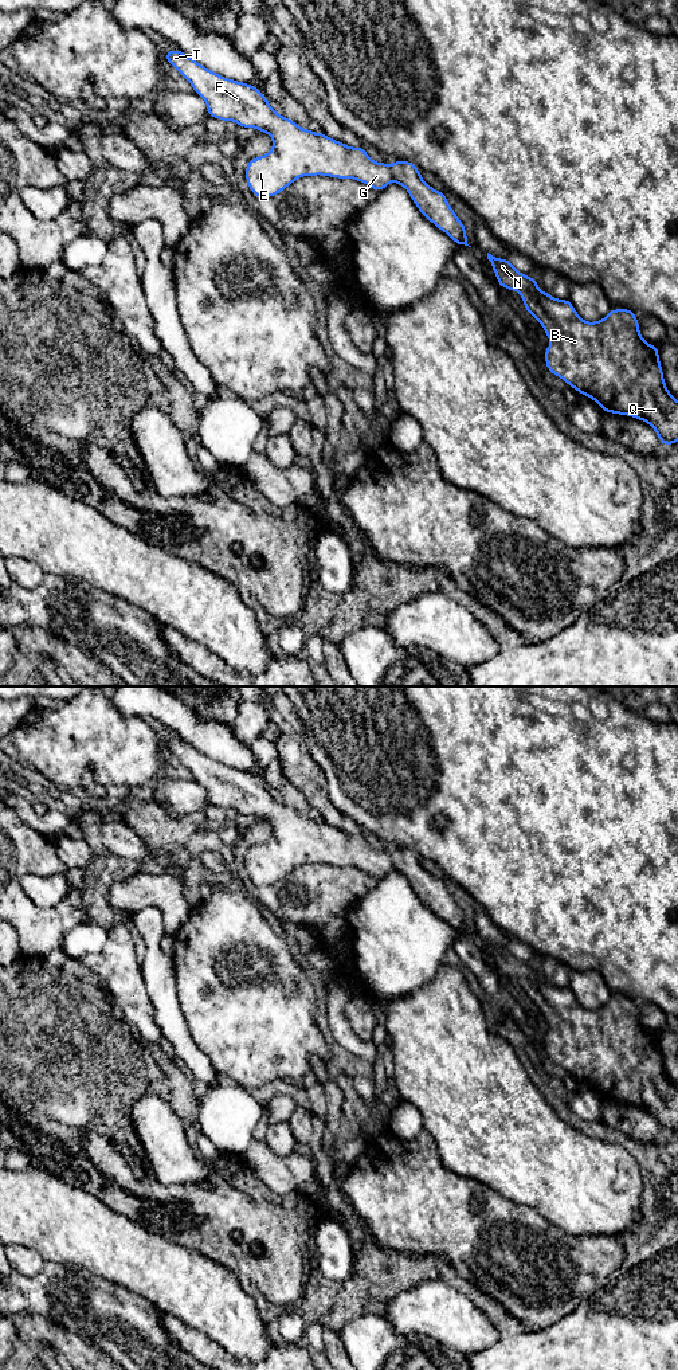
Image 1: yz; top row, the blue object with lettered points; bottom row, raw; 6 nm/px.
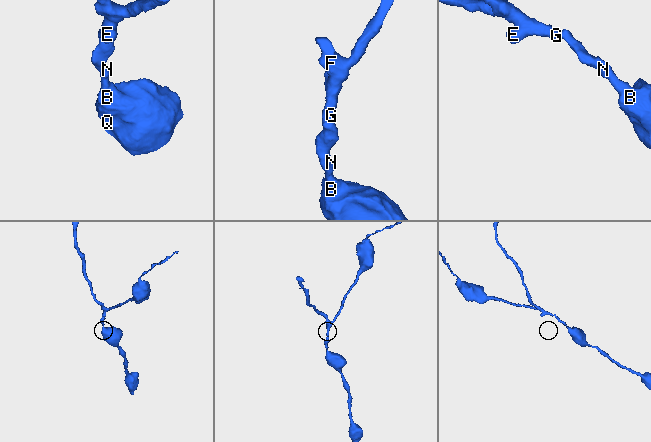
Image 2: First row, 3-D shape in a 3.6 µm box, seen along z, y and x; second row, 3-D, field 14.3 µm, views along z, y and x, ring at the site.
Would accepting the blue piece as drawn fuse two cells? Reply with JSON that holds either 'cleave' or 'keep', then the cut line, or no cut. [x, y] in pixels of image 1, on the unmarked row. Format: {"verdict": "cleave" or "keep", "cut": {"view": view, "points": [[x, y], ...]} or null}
{"verdict": "keep", "cut": null}

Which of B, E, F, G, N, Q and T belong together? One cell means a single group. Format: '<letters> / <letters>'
B E F G N Q T

